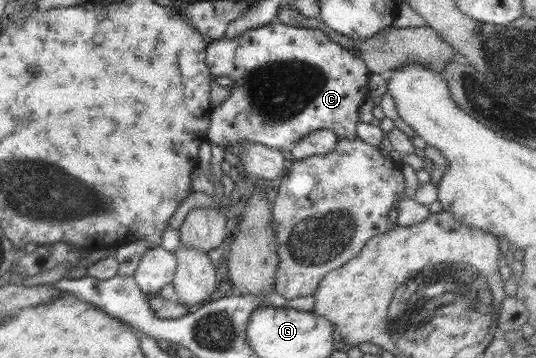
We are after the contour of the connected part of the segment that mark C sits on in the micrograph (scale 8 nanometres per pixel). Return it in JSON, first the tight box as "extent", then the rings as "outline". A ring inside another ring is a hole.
{"extent":[205,18,369,149],"outline":[[[277,18],[249,29],[235,38],[224,36],[206,44],[205,62],[213,77],[227,76],[233,86],[227,98],[212,108],[206,141],[217,146],[235,142],[259,144],[270,149],[288,148],[315,130],[331,130],[338,138],[355,138],[357,110],[367,94],[369,72],[359,56],[329,39],[319,29],[281,24]]]}

